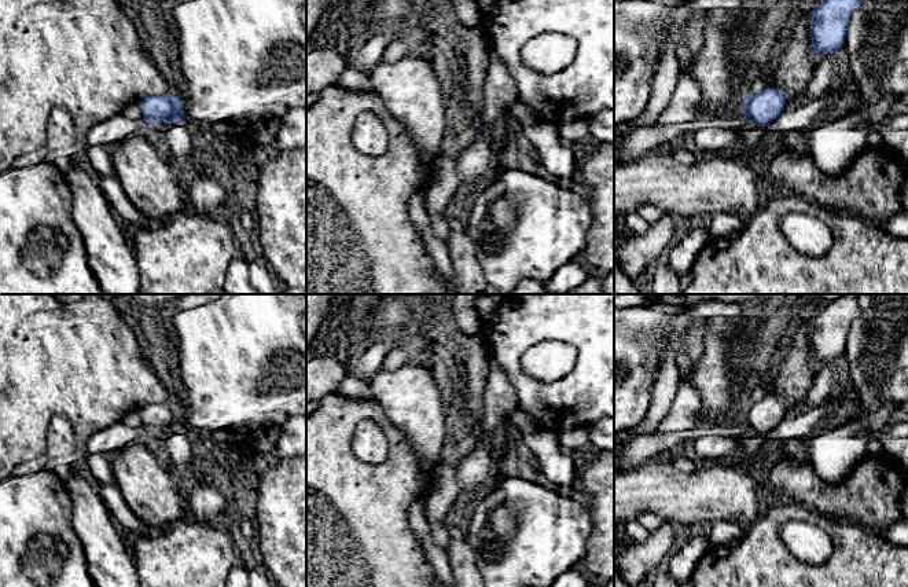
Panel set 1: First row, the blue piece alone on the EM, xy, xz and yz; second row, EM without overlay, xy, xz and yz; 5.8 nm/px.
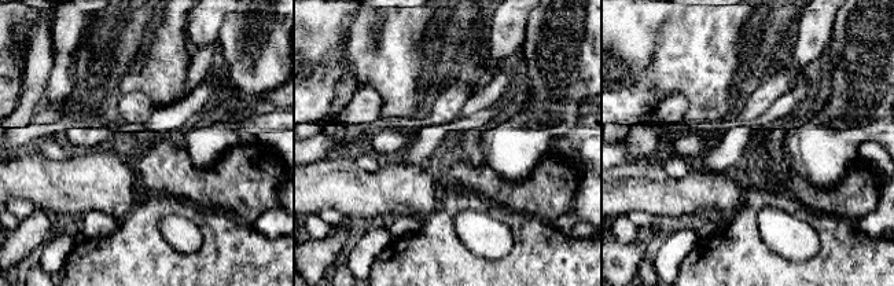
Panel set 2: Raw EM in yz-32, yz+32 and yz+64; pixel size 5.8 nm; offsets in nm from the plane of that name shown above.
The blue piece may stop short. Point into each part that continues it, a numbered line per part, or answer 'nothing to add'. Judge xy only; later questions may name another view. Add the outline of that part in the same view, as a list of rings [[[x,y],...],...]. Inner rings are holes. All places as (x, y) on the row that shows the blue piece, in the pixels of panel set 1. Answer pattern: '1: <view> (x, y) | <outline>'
nothing to add

